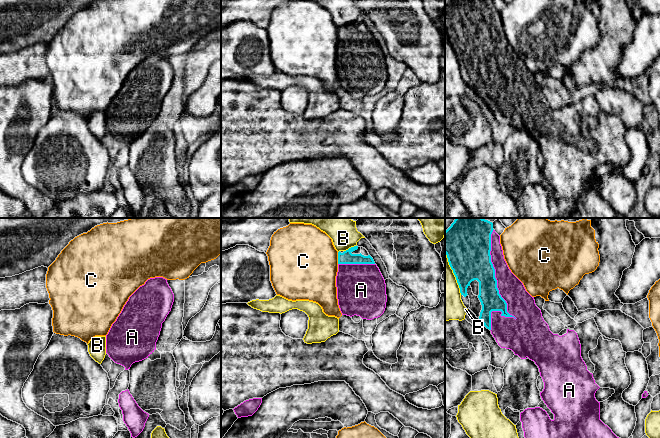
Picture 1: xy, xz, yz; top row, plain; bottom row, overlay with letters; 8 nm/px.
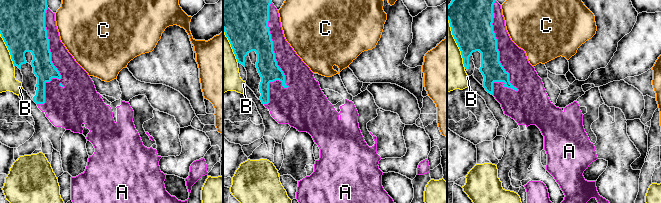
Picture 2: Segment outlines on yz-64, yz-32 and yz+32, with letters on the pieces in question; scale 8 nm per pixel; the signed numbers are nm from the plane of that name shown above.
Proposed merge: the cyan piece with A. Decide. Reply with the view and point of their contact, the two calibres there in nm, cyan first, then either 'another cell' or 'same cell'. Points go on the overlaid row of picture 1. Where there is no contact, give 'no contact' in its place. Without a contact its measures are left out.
contact yz (498, 292); calibres 200 and 220 nm; same cell

